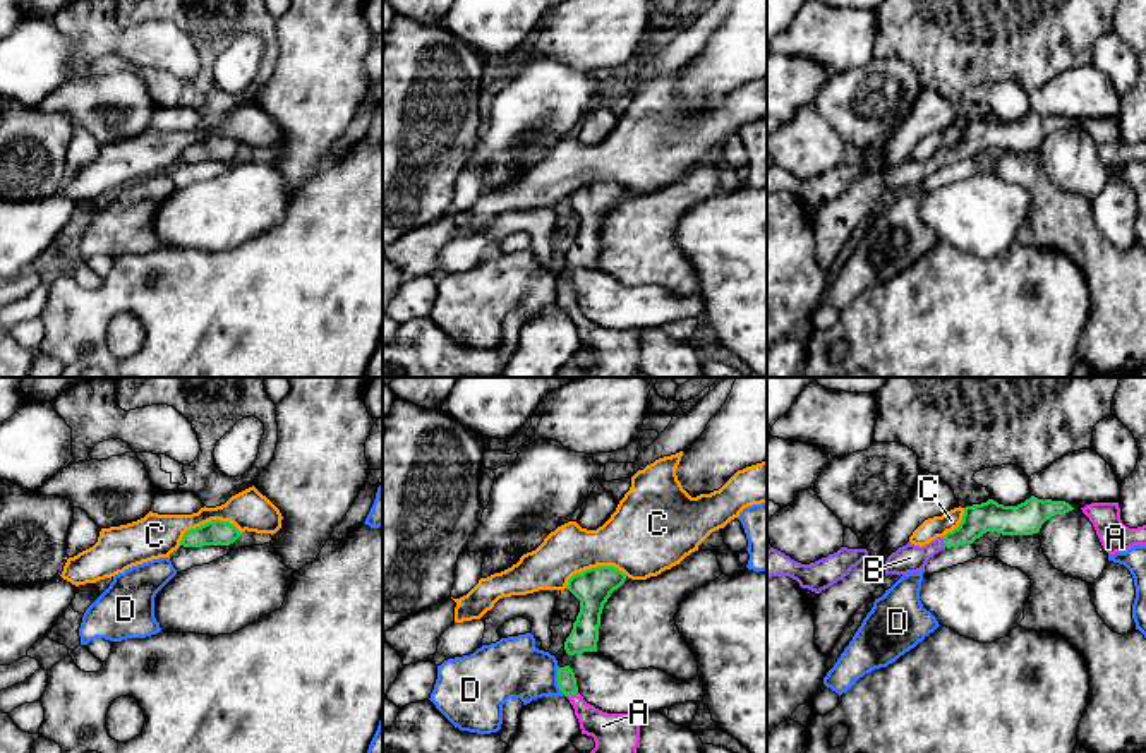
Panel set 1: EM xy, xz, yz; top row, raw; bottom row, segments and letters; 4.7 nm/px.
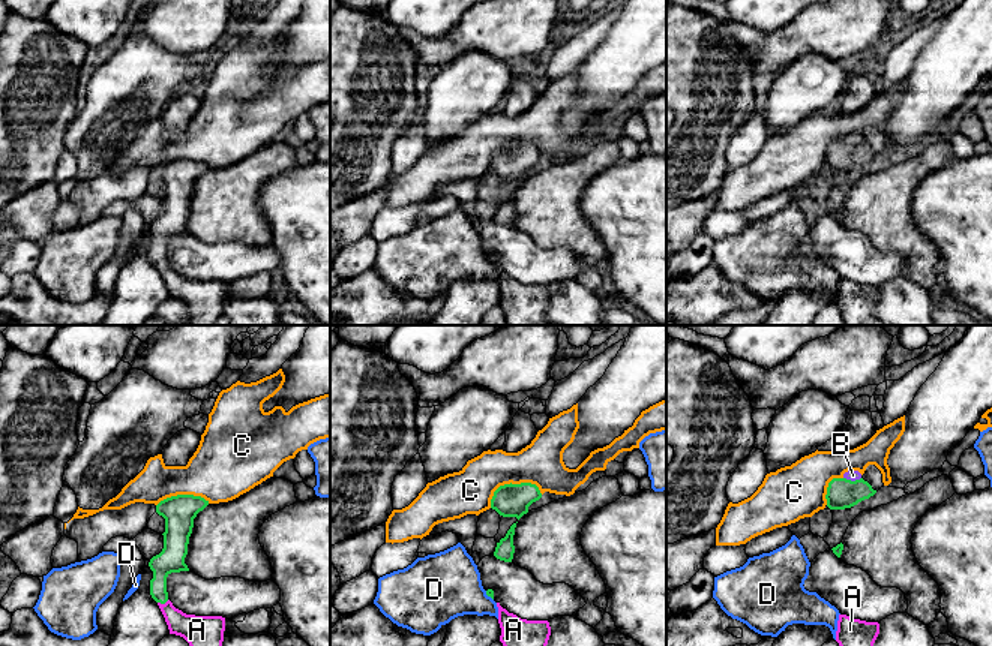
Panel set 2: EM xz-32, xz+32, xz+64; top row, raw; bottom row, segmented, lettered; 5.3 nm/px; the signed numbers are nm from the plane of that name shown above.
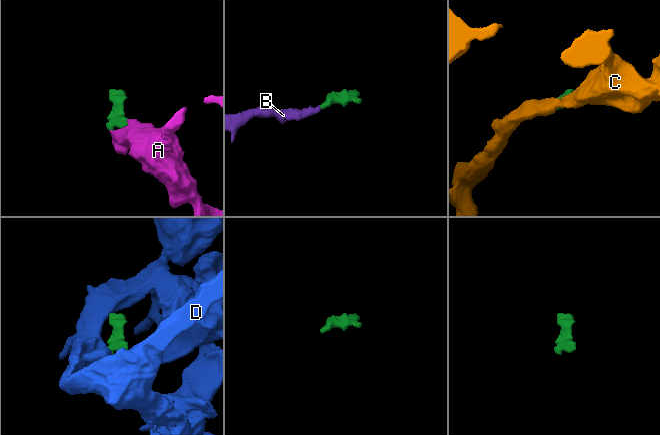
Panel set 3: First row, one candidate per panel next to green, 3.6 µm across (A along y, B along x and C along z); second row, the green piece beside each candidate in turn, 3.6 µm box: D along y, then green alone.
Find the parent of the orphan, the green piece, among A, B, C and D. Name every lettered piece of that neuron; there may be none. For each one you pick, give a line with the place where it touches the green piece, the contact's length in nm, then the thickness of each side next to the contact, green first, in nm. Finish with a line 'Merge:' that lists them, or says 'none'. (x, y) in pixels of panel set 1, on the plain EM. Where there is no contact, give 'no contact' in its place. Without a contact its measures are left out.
A: contact xz (572, 309); length 60 nm; calibres 90 and 170 nm
B: contact yz (944, 158); length 50 nm; calibres 140 and 140 nm
Merge: A, B

